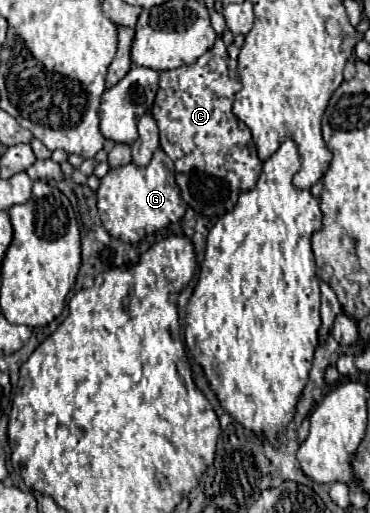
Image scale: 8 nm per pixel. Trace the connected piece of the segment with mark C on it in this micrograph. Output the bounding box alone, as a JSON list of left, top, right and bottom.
[151,40,263,216]

